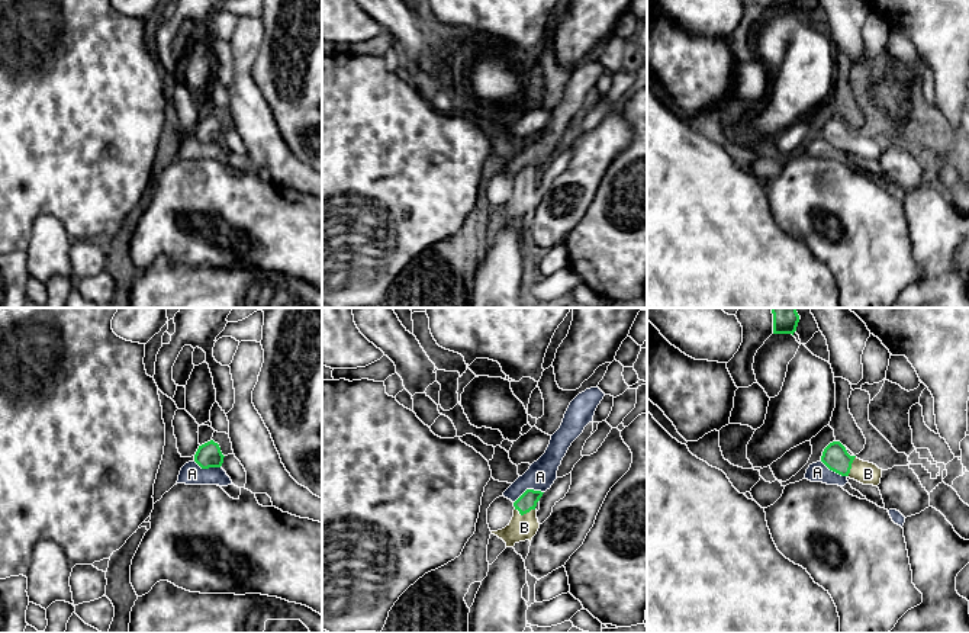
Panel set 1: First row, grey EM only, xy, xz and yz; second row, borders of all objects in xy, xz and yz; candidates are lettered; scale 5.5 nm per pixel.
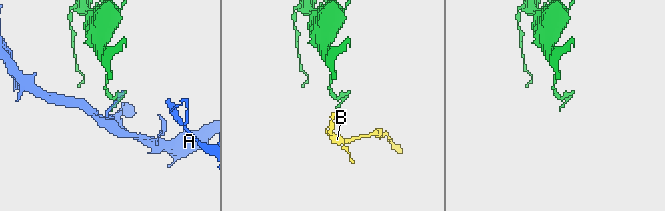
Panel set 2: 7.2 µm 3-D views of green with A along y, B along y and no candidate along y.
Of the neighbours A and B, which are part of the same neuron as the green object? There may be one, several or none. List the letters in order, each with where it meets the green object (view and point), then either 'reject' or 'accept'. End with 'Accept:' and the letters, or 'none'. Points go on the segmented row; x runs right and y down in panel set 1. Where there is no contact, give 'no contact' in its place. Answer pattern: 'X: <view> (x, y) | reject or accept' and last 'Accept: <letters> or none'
A: xz (528, 489) | reject
B: xz (524, 513) | accept
Accept: B

